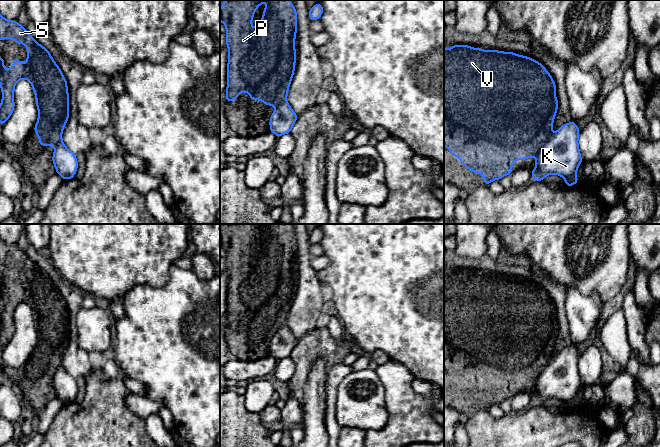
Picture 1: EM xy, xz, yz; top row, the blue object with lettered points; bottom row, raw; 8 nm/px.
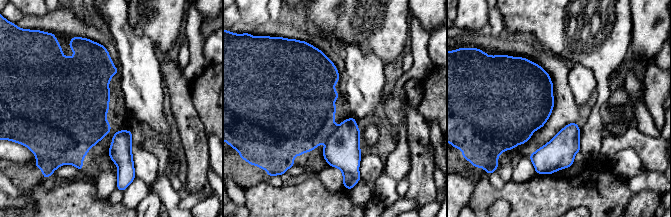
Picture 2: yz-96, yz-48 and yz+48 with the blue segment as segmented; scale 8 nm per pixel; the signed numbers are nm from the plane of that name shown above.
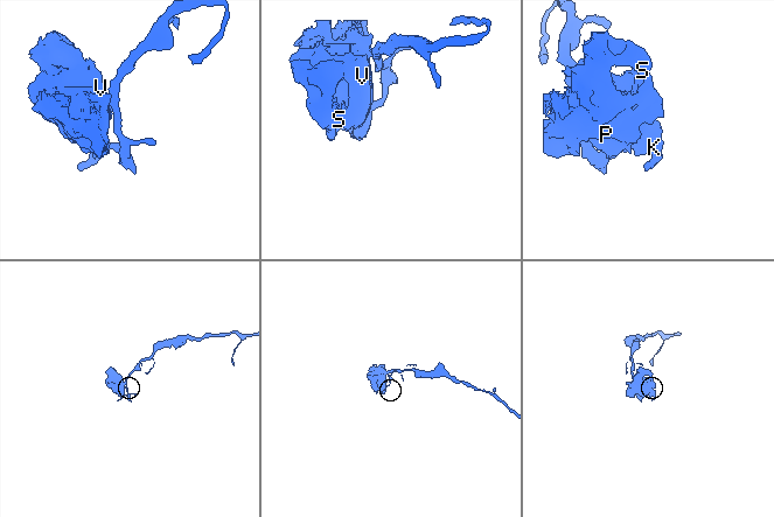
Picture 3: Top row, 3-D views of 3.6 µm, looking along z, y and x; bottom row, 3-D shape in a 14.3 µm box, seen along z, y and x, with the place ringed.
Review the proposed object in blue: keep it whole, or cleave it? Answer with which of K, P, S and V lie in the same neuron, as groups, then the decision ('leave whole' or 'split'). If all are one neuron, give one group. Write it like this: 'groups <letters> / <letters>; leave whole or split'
groups K / P S V; split

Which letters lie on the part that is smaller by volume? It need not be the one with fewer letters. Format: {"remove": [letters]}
{"remove": ["P", "S", "V"]}

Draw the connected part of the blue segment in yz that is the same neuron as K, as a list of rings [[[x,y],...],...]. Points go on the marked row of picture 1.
[[[575,121],[563,124],[537,154],[532,180],[543,181],[547,175],[557,174],[565,179],[565,186],[578,183],[576,173],[583,162],[578,146],[579,133]]]

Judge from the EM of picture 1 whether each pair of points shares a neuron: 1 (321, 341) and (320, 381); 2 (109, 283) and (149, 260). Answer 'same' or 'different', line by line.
1: different
2: same

